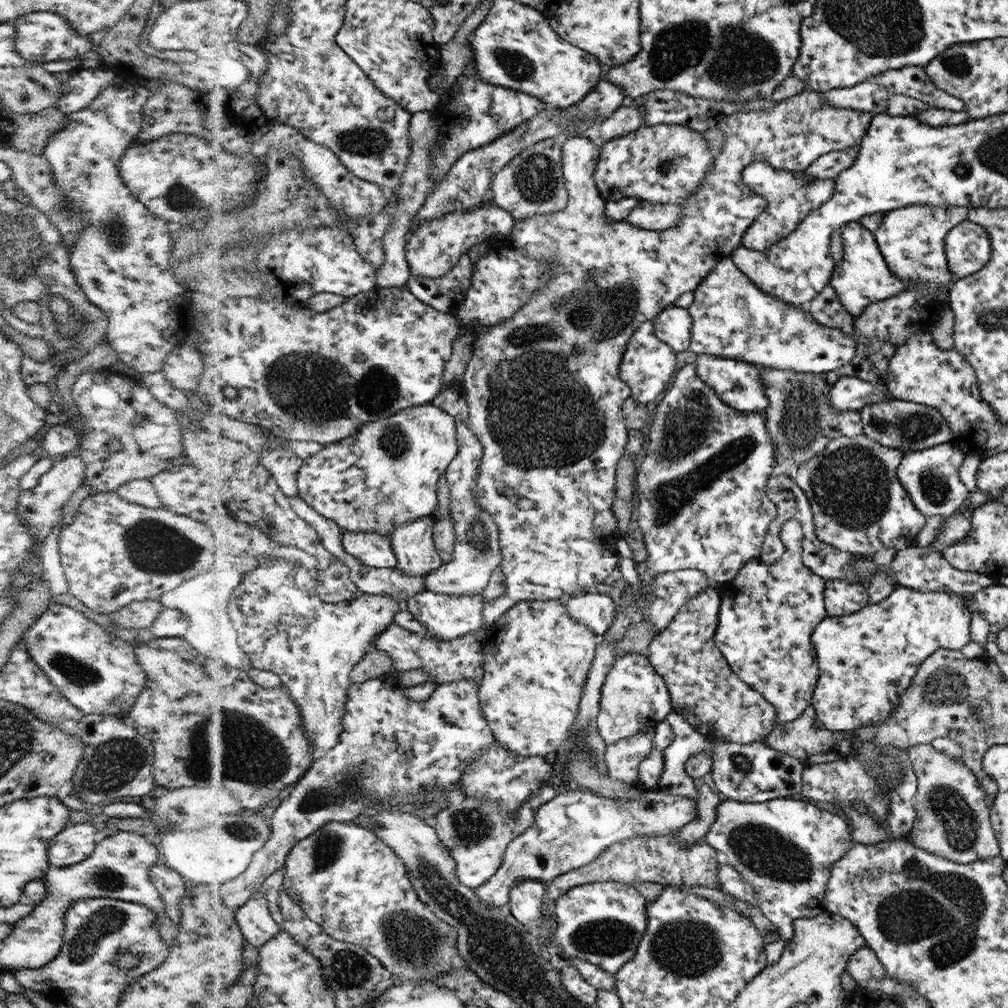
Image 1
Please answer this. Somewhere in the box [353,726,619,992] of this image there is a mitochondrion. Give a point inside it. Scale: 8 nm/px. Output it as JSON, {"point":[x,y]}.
{"point":[411,940]}

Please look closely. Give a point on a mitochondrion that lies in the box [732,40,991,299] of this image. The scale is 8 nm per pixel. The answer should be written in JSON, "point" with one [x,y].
{"point":[957,65]}

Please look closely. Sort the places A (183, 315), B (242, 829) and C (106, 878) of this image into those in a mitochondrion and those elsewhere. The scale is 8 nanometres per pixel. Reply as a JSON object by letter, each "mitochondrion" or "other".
{"A":"other","B":"mitochondrion","C":"mitochondrion"}

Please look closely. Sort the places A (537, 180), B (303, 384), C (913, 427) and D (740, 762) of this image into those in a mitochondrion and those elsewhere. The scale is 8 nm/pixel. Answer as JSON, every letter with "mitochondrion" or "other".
{"A":"mitochondrion","B":"mitochondrion","C":"mitochondrion","D":"mitochondrion"}

